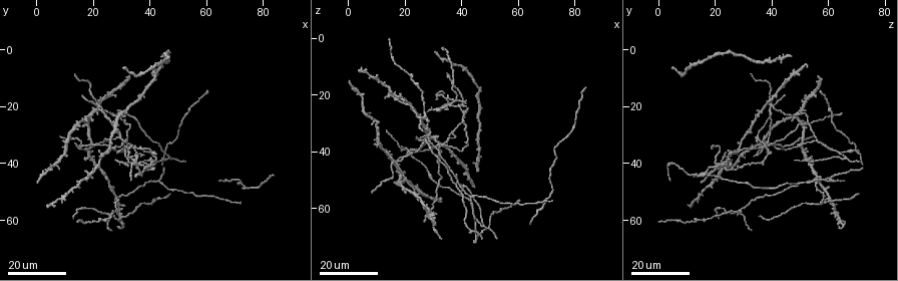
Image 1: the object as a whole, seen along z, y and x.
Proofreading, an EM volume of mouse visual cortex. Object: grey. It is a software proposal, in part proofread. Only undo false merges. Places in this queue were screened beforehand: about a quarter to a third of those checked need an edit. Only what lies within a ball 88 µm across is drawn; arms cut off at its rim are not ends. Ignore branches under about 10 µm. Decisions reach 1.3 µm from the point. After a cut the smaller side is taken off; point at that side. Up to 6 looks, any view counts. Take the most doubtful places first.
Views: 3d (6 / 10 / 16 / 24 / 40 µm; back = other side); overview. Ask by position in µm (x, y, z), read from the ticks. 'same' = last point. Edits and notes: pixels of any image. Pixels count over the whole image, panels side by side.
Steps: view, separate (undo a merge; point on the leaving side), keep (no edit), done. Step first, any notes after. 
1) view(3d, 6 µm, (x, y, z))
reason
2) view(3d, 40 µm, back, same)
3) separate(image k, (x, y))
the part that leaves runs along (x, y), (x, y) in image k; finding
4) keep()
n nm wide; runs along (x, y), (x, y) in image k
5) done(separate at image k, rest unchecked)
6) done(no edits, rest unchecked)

view(3d, 16 µm, (27, 57, 28))
looks like a crossing

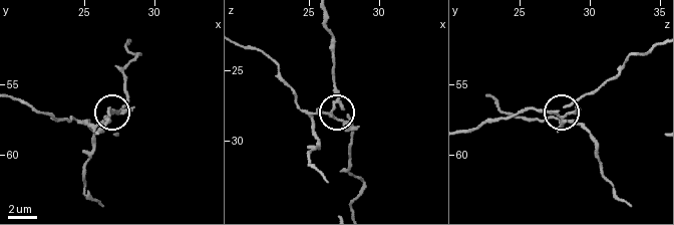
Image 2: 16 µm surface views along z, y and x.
view(3d, 6 µm, (26.6, 57.2, 28.0))

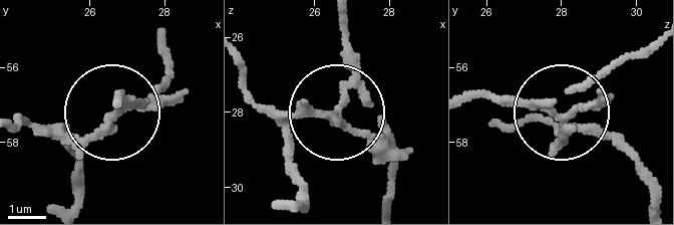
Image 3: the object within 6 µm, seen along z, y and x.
separate(image 3, (368, 135))
180 nm wide; two neurons meet here

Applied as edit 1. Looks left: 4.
view(overview)
redraw

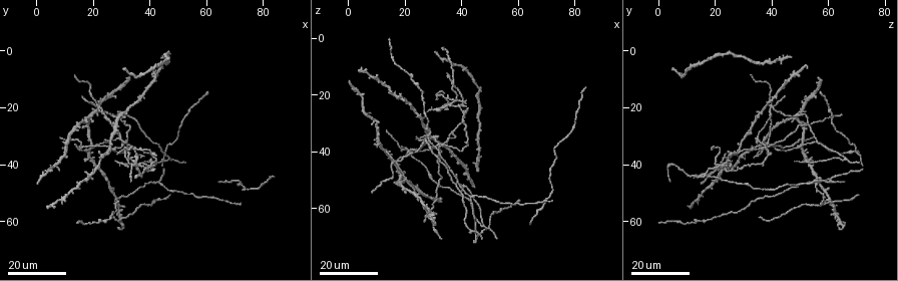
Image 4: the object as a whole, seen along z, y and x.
view(3d, 24 µm, (5, 42, 21))
four-way junction

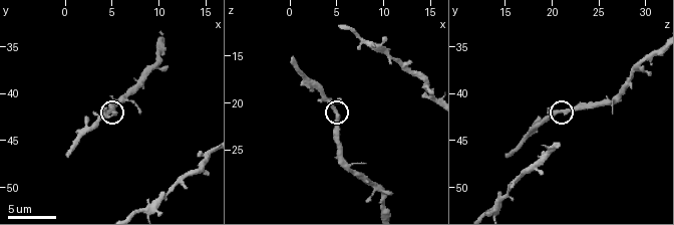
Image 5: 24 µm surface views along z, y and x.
view(3d, 6 µm, (4.8, 41.8, 20.4))

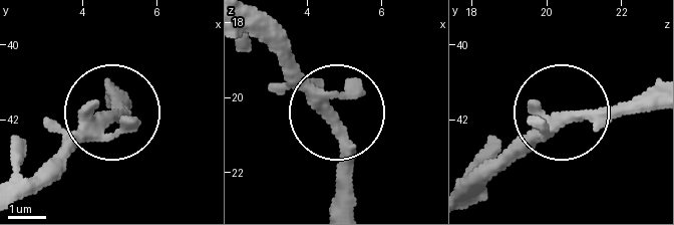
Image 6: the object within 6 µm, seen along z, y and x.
keep()
4 arms; all the same neuron

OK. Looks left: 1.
done(separate at image 3, rest unchecked)

